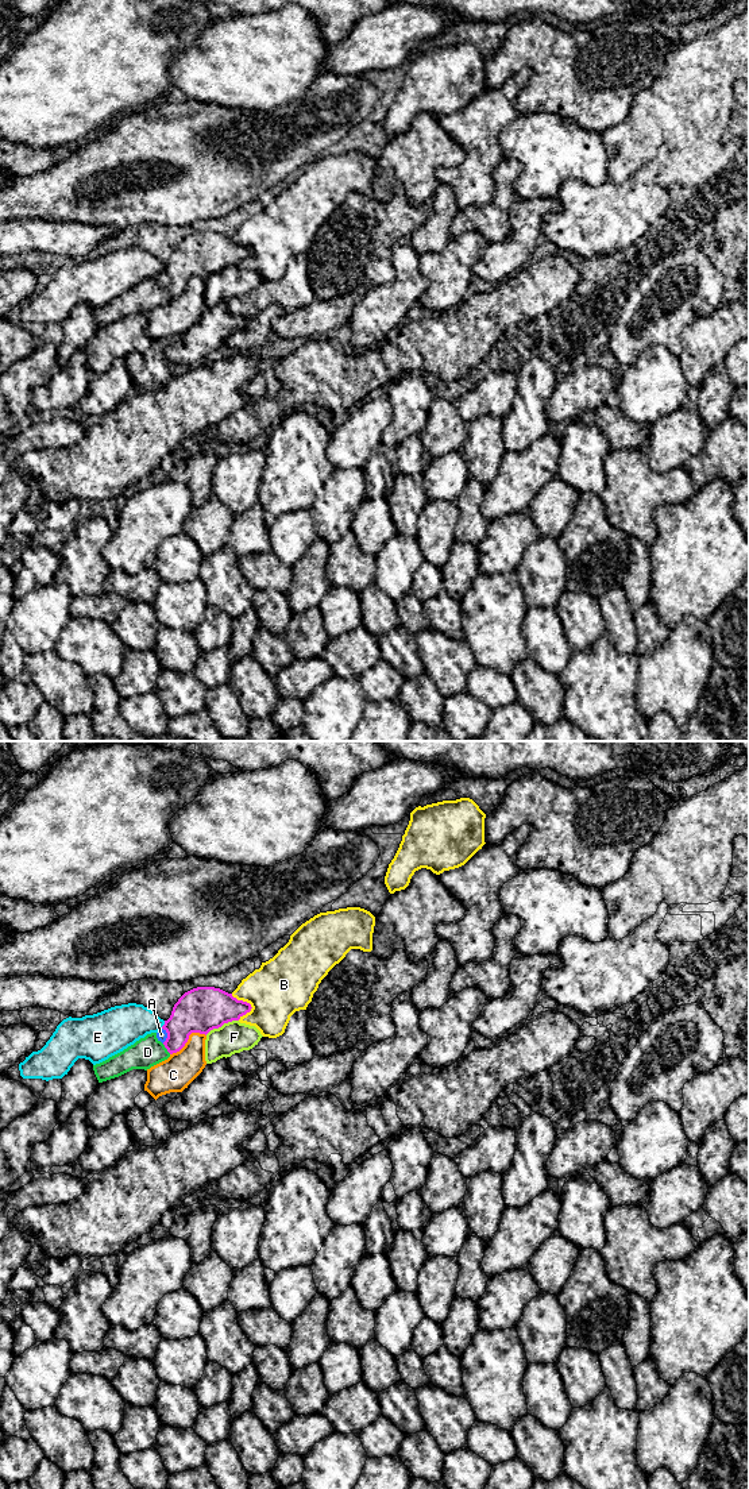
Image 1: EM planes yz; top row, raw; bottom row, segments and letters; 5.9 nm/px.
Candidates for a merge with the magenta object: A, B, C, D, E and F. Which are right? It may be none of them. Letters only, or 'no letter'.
A

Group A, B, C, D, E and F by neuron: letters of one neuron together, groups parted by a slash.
A / B / C / D / E / F

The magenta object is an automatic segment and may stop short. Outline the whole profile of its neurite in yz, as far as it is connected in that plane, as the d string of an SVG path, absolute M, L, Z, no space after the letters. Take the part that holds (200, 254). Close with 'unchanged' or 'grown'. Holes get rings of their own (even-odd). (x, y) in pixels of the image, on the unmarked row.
M197 231L178 243L157 282L173 298L185 290L192 277L206 279L224 267L239 265L251 252L250 247L238 244L220 232Z | grown

